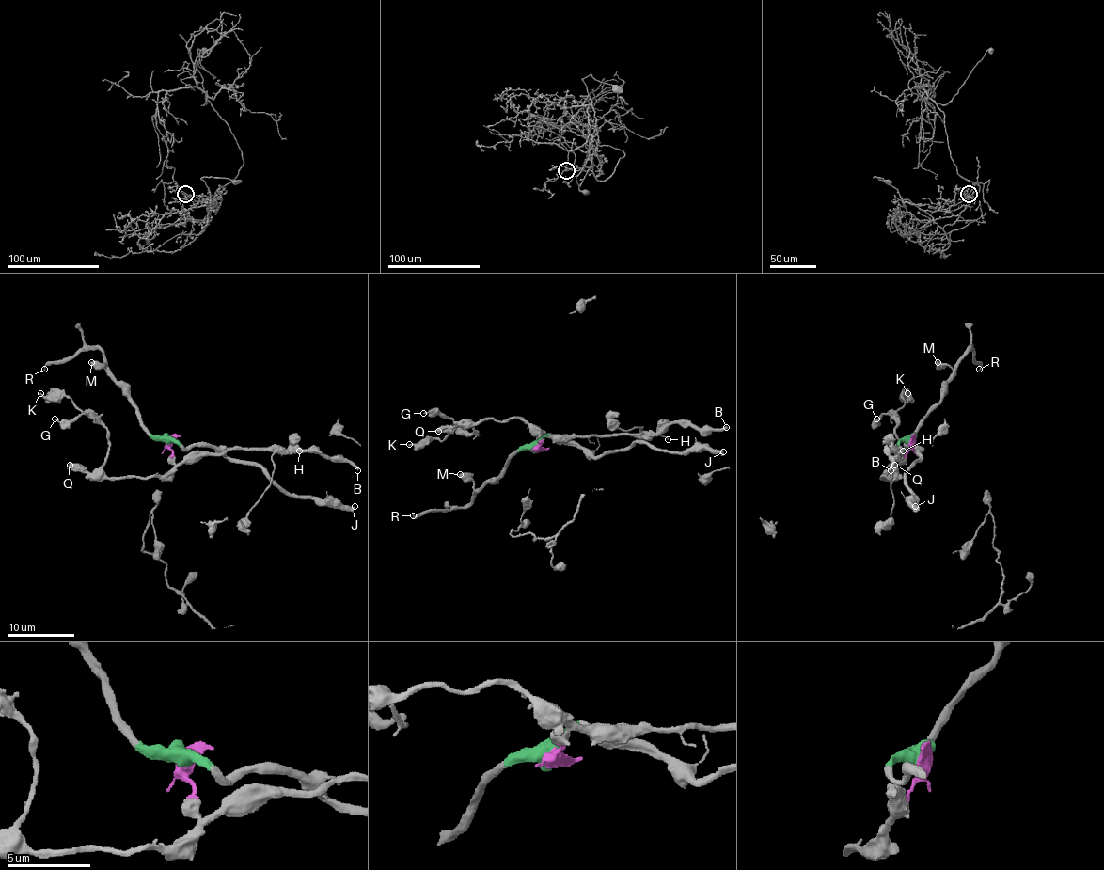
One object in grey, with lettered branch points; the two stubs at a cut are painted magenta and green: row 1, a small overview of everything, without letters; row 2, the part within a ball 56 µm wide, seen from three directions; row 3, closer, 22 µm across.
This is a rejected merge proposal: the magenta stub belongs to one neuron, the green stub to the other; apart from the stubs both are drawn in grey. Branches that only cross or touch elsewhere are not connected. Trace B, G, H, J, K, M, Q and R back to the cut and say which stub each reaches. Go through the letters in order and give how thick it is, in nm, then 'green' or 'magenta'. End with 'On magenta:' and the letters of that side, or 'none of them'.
B: 320 nm | magenta
G: 170 nm | magenta
H: 110 nm | magenta
J: 500 nm | green
K: 200 nm | magenta
M: 600 nm | green
Q: 700 nm | magenta
R: 170 nm | green
On magenta: B, G, H, K, Q

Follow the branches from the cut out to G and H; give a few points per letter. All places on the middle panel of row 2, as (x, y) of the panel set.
G: (537, 448), (544, 436), (518, 418), (501, 421), (480, 419), (471, 423), (478, 434), (439, 413), (424, 413)
H: (537, 448), (545, 436), (659, 434), (668, 439)

